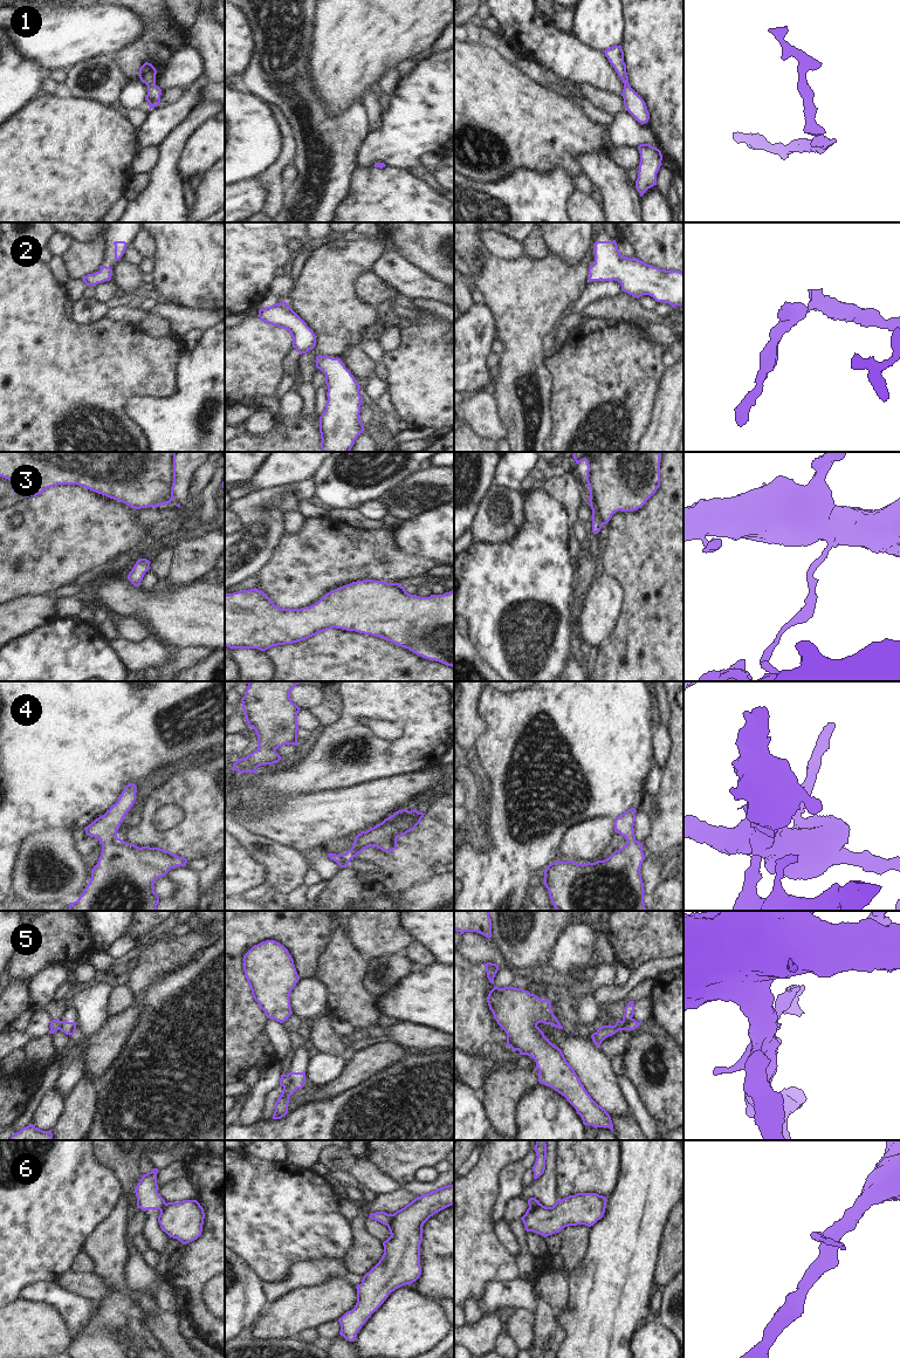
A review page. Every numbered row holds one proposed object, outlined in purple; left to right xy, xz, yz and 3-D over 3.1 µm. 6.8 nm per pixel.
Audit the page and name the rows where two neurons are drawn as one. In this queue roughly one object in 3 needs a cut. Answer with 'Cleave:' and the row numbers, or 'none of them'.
Cleave: 3, 5, 6

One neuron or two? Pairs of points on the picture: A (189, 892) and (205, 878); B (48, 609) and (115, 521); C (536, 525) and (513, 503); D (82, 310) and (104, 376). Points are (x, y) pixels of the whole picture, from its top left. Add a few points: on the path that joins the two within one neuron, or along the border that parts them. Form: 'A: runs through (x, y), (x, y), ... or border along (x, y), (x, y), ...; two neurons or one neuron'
A: border along (197, 872), (199, 893); two neurons
B: border along (50, 592), (32, 594), (23, 597); two neurons
C: border along (524, 495), (524, 521), (513, 539); two neurons
D: border along (104, 317), (87, 324), (76, 324), (71, 321); two neurons

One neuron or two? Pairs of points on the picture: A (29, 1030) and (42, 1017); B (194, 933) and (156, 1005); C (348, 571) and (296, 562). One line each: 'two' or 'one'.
A: one
B: two
C: one

